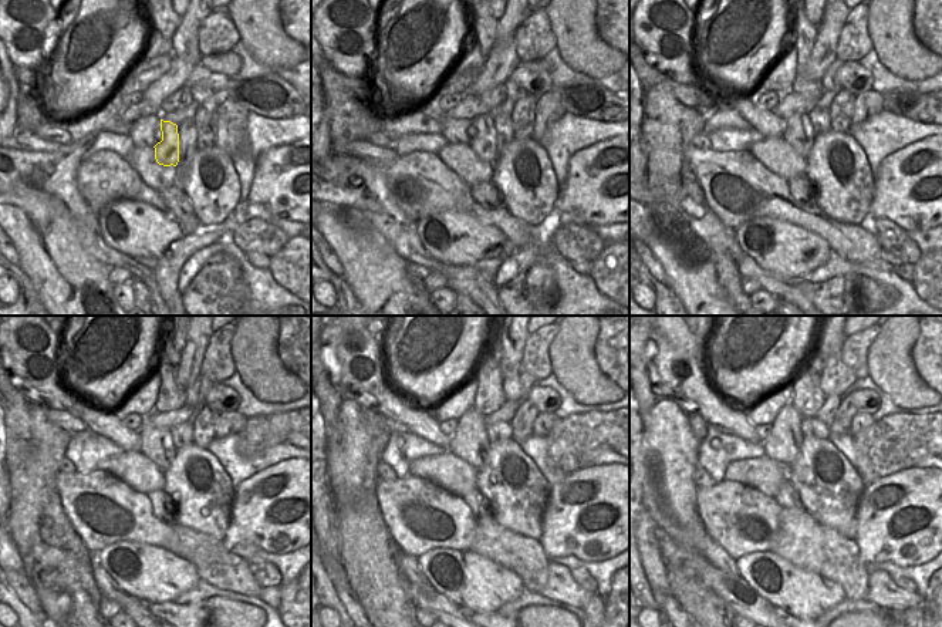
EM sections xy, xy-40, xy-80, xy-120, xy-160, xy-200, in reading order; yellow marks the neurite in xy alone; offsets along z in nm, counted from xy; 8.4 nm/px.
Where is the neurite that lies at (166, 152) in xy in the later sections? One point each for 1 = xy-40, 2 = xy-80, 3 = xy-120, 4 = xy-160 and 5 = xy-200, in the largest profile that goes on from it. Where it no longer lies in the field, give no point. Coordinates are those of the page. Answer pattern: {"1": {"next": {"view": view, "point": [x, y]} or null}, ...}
{"1": {"next": {"view": "xy-40", "point": [482, 134]}}, "2": {"next": {"view": "xy-80", "point": [799, 131]}}, "3": {"next": {"view": "xy-120", "point": [158, 445]}}, "4": {"next": {"view": "xy-160", "point": [469, 441]}}, "5": {"next": {"view": "xy-200", "point": [784, 441]}}}

